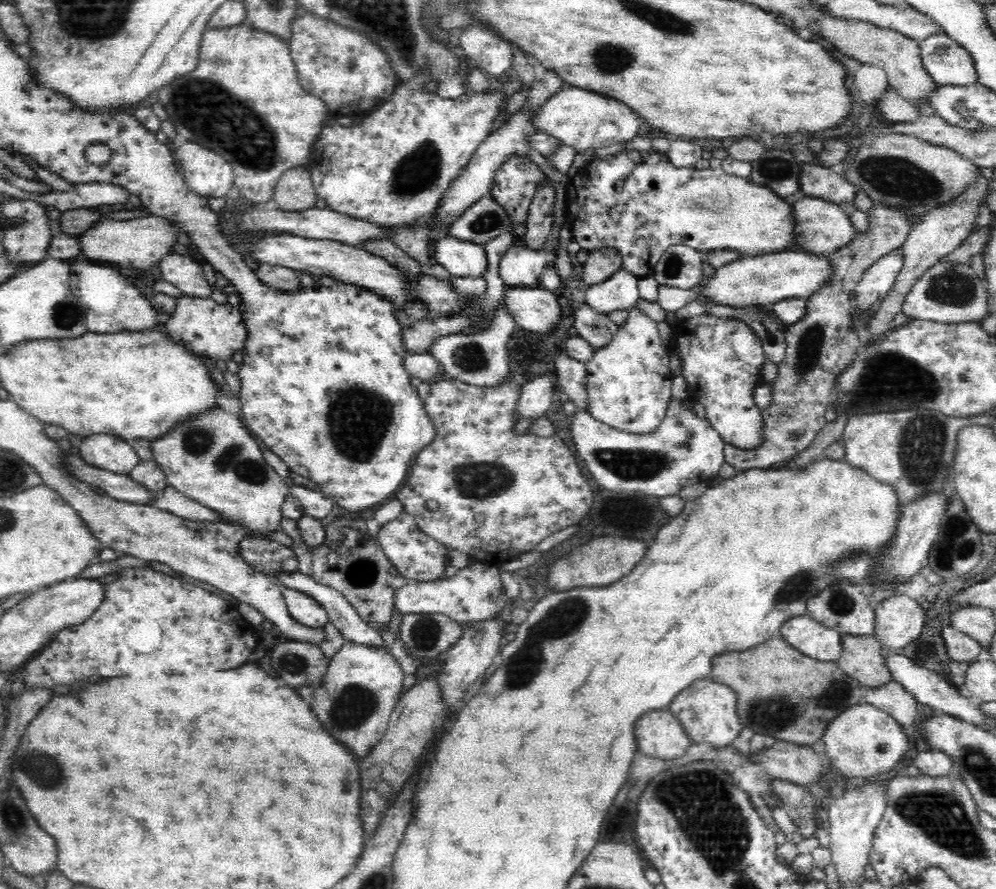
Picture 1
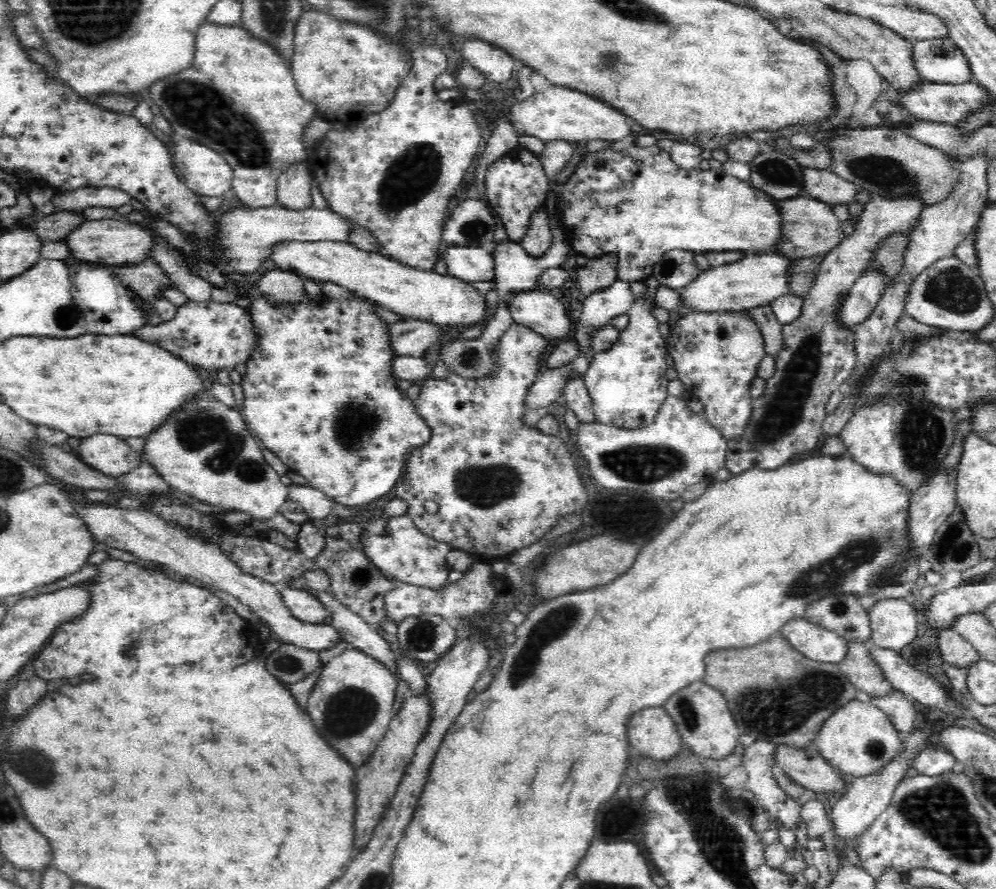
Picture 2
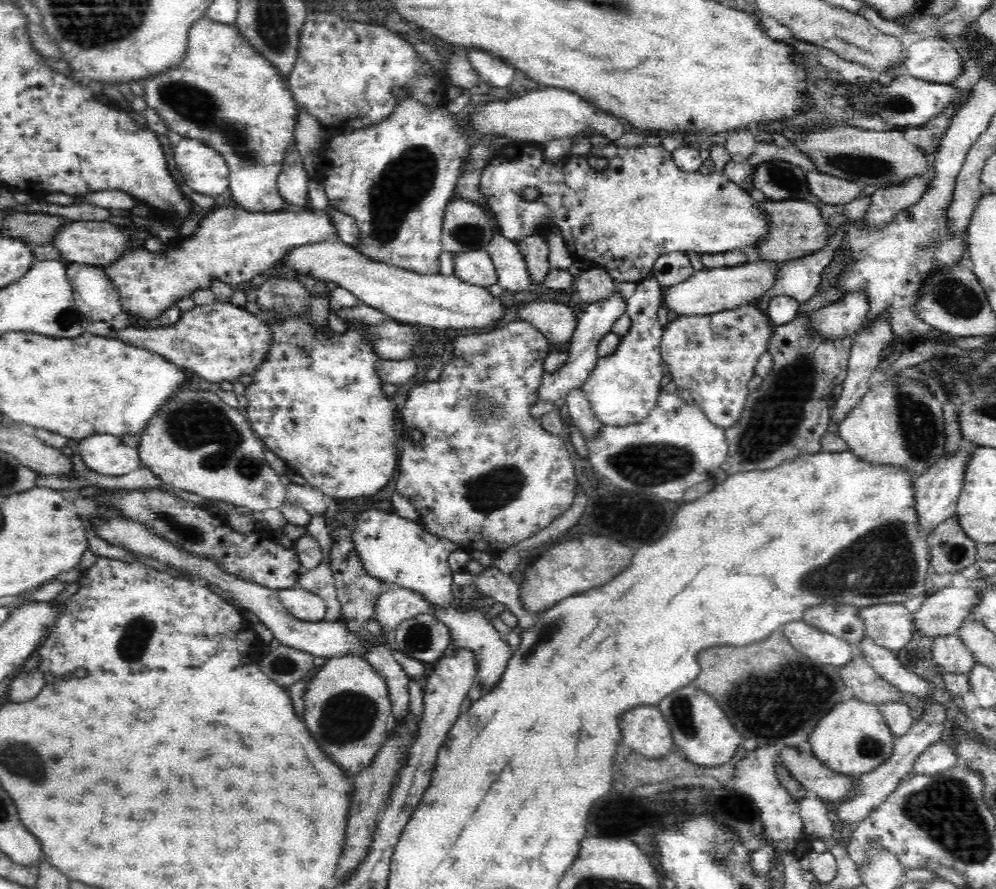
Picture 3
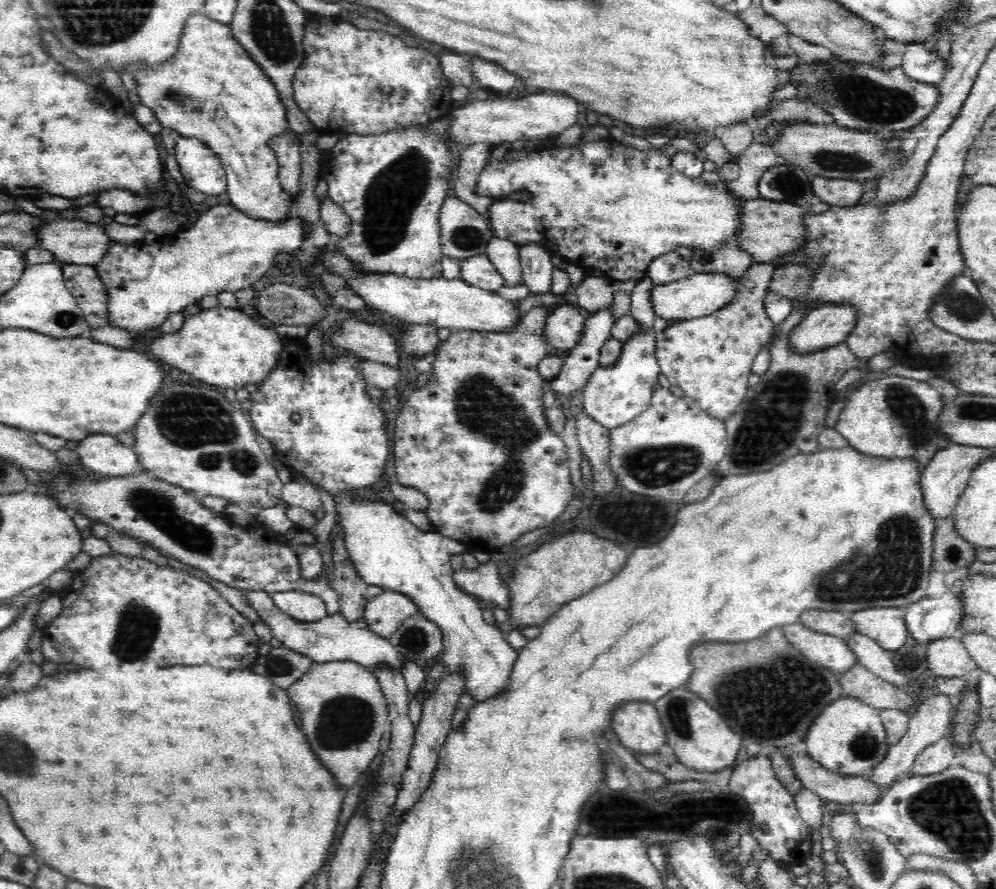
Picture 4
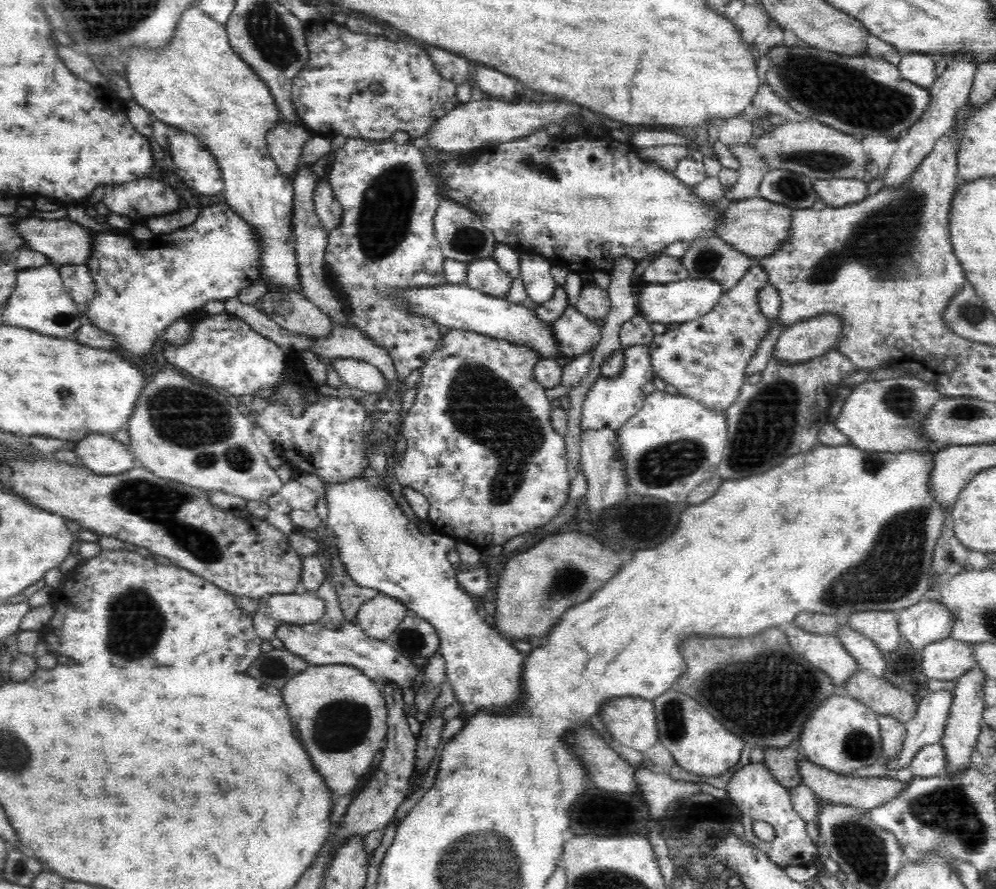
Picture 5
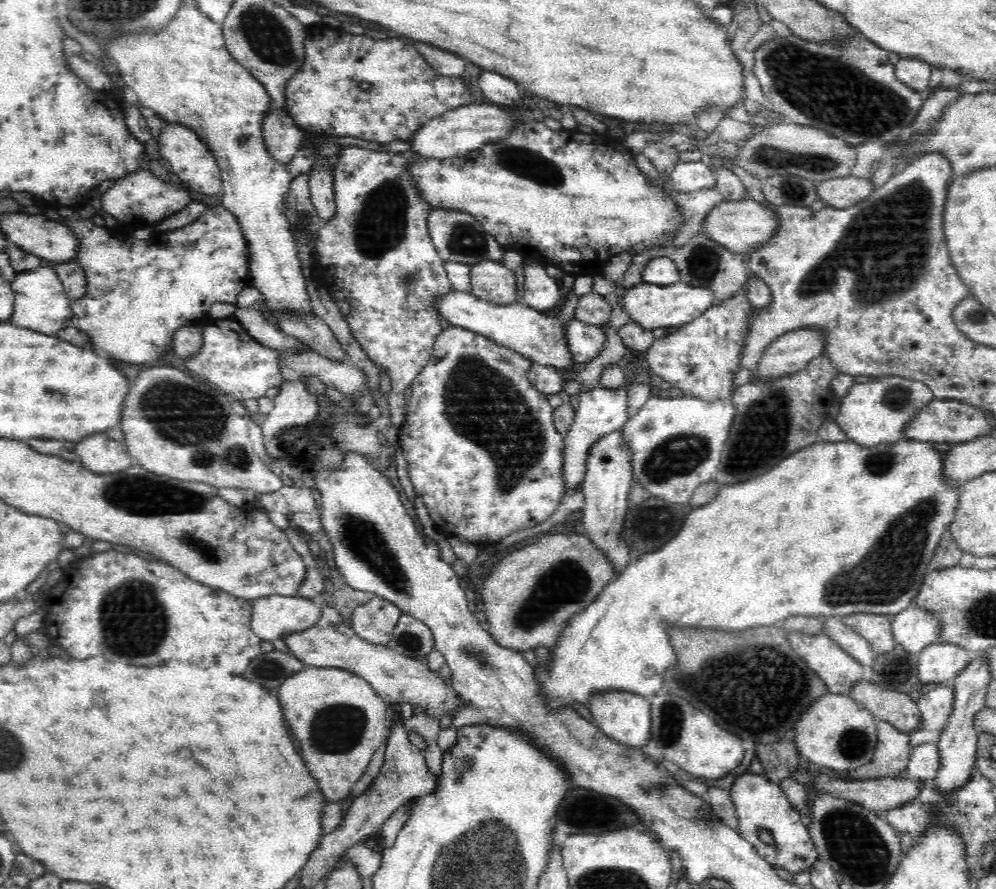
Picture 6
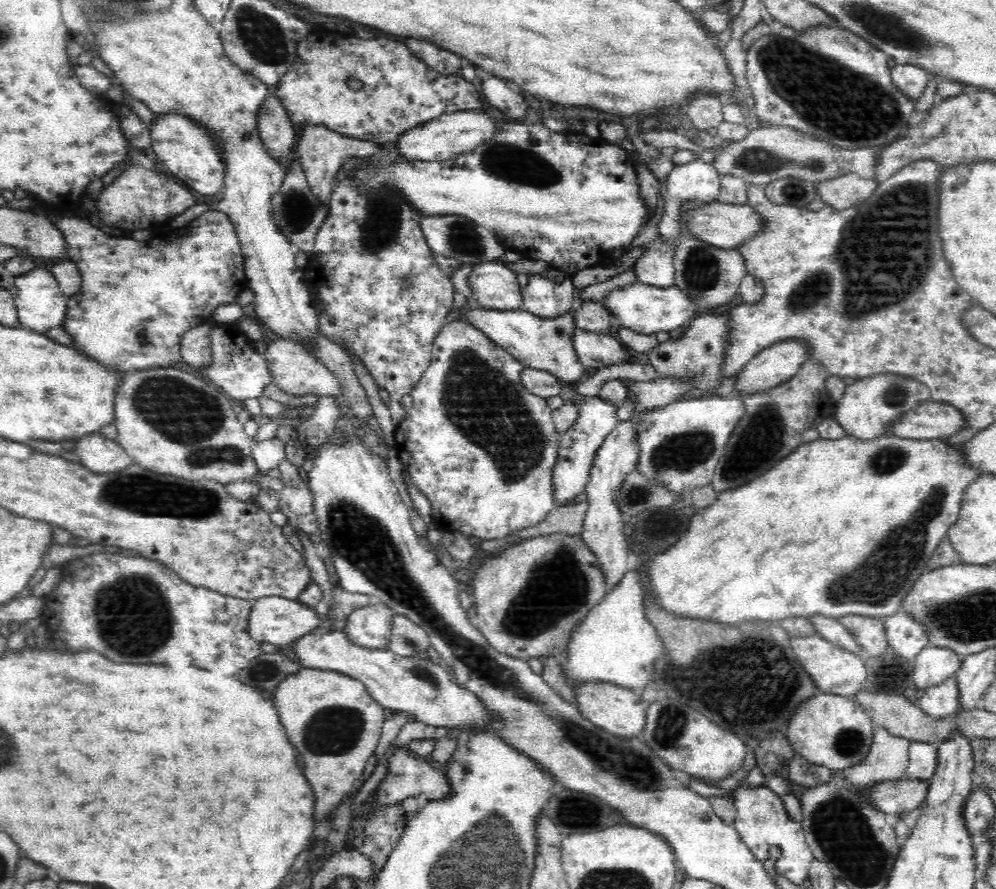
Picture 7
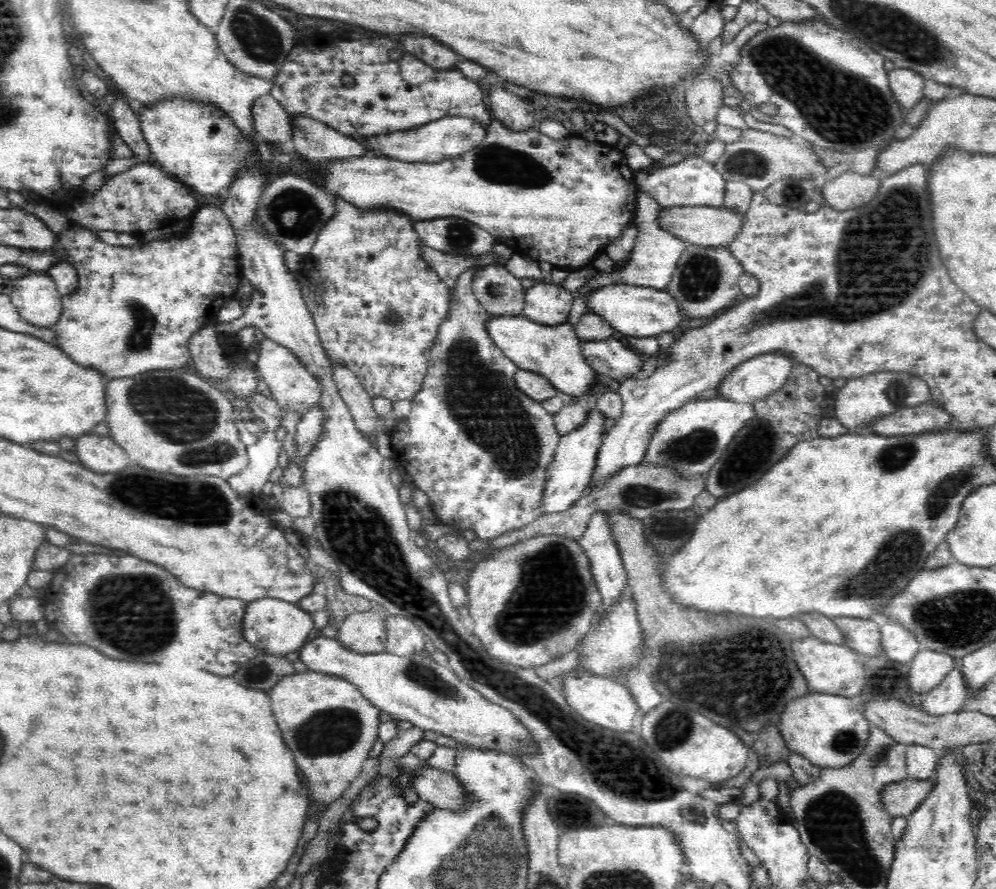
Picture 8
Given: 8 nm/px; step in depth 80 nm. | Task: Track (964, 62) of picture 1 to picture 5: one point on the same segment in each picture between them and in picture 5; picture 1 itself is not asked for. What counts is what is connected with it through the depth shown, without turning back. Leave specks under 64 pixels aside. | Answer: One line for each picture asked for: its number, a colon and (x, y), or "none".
2: (939, 60)
3: (933, 59)
4: (921, 62)
5: (920, 68)

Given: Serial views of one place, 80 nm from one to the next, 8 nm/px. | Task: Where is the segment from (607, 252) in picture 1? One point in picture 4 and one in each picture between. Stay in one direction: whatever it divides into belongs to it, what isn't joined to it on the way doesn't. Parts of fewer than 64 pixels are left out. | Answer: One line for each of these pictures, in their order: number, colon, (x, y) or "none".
2: (593, 276)
3: (592, 283)
4: (594, 292)

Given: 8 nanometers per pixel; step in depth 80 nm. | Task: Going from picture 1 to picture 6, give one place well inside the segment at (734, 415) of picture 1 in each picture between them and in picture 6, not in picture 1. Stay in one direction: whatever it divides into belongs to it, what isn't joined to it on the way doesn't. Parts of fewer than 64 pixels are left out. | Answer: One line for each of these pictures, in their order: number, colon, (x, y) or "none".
2: (717, 355)
3: (713, 356)
4: (711, 357)
5: (706, 359)
6: (701, 358)

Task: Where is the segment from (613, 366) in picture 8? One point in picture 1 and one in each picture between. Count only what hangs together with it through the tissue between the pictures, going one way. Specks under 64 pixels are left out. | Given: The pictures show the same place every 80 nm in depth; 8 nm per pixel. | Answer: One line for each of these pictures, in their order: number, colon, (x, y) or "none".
1: (535, 309)
2: (541, 311)
3: (556, 321)
4: (563, 325)
5: (576, 334)
6: (584, 341)
7: (595, 350)

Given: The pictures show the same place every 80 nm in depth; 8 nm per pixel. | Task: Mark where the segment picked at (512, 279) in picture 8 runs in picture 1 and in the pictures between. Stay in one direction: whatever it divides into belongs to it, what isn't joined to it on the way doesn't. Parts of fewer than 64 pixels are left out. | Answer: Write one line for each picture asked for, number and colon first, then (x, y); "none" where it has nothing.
1: (460, 258)
2: (472, 264)
3: (476, 267)
4: (479, 271)
5: (484, 275)
6: (490, 280)
7: (494, 286)

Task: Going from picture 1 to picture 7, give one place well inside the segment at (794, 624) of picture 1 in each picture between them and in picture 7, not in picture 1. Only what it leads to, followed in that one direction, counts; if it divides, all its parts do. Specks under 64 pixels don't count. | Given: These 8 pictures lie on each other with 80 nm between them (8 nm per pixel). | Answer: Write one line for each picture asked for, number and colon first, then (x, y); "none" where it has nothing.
2: (821, 645)
3: (826, 648)
4: (831, 652)
5: (825, 652)
6: (839, 671)
7: (835, 670)

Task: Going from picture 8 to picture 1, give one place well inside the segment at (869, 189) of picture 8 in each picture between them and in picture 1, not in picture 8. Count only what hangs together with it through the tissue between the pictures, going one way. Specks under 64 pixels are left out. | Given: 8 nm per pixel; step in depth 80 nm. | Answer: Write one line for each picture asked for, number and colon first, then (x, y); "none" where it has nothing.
1: (826, 183)
2: (820, 184)
3: (830, 190)
4: (835, 191)
5: (839, 191)
6: (843, 192)
7: (847, 190)

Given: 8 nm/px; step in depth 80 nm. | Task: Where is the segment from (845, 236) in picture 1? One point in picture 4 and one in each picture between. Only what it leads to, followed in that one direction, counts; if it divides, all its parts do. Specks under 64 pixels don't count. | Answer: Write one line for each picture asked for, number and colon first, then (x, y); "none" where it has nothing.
2: (809, 226)
3: (796, 228)
4: (768, 229)

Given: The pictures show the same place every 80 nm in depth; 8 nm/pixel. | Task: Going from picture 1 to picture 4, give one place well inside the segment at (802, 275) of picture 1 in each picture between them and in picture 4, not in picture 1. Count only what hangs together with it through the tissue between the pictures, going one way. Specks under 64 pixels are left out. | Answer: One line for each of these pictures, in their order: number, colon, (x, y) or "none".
2: (755, 280)
3: (707, 291)
4: (700, 294)

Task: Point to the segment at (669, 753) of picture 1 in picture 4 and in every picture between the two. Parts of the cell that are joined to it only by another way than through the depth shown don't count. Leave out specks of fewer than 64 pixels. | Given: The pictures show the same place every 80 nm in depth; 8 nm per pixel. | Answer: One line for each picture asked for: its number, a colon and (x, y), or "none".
2: (652, 732)
3: (645, 730)
4: (637, 724)

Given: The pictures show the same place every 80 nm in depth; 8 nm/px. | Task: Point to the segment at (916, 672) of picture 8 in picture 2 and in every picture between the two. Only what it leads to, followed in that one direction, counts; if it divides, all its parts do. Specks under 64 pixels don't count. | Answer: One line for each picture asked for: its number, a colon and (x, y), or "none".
2: (955, 651)
3: (949, 652)
4: (947, 657)
5: (945, 660)
6: (938, 663)
7: (933, 665)

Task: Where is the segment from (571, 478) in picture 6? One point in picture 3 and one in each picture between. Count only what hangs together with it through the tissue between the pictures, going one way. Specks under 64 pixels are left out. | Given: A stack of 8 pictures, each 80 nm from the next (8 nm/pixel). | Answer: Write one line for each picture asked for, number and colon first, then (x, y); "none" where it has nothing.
3: (623, 387)
4: (614, 395)
5: (611, 402)

